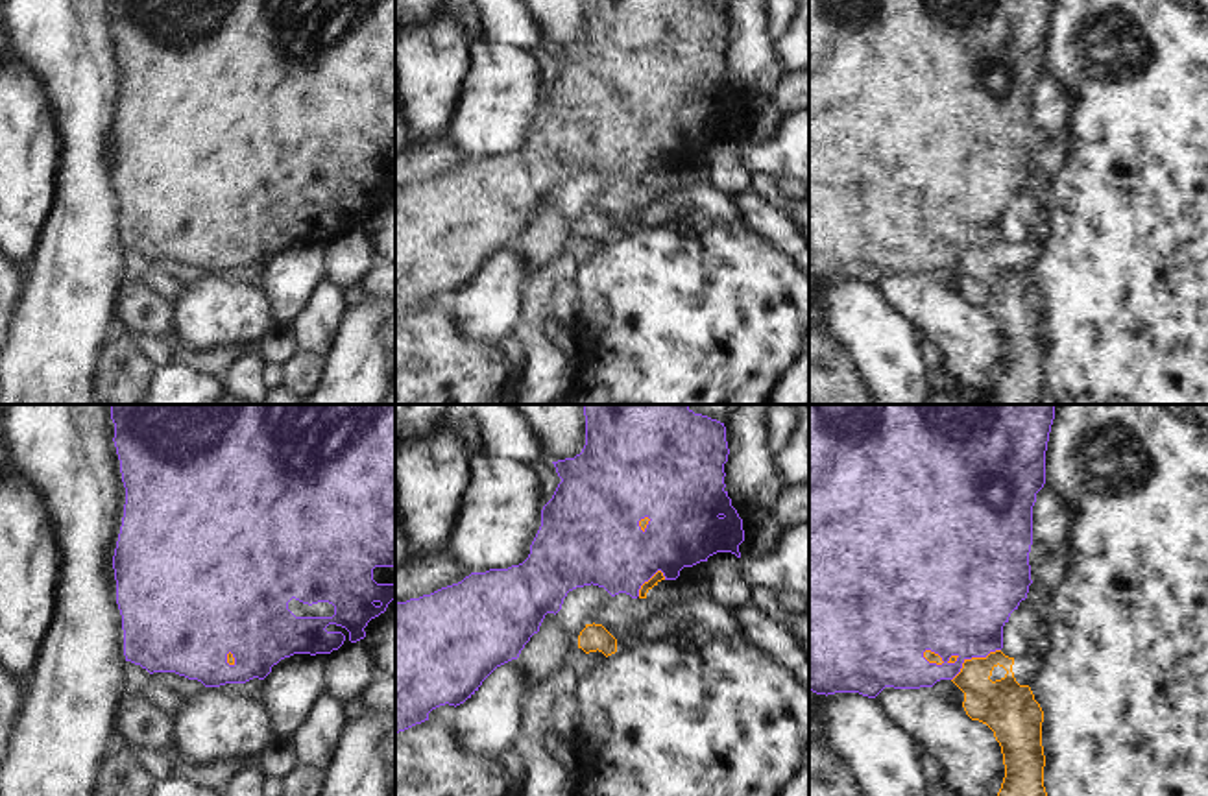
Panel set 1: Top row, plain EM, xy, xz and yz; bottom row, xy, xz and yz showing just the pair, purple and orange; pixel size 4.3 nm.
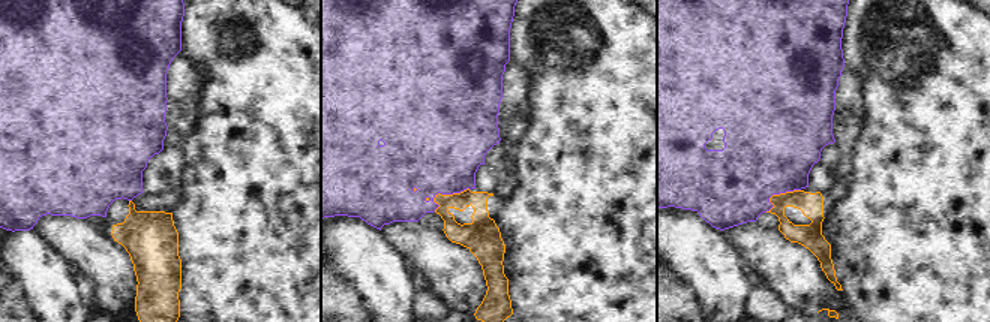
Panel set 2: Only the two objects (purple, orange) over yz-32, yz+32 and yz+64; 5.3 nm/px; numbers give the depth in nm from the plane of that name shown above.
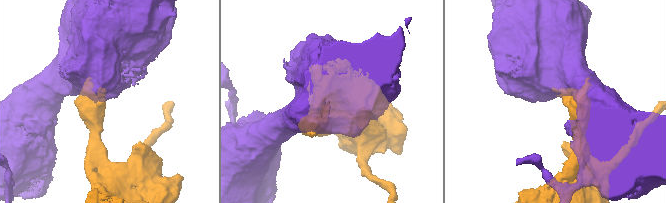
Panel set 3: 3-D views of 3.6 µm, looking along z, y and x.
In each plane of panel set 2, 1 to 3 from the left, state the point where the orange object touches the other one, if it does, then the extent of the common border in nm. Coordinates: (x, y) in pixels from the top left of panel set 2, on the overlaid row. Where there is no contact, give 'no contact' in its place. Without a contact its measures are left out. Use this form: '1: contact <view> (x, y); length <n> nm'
1: no contact
2: contact yz+32 (446, 193); length 240 nm
3: contact yz+64 (777, 193); length 220 nm

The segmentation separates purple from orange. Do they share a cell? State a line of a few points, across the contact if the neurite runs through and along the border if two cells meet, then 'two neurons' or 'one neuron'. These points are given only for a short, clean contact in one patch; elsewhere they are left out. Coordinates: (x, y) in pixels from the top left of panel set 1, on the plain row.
line yz (1000, 235), (985, 242), (968, 244), (952, 266); two neurons

